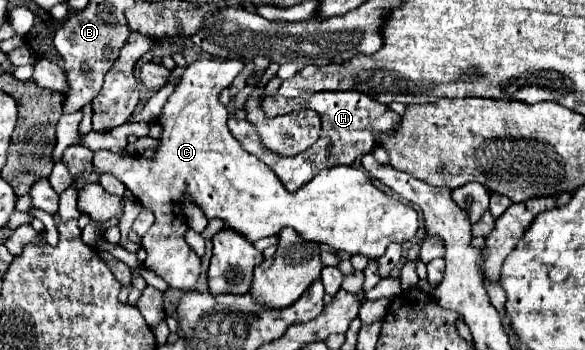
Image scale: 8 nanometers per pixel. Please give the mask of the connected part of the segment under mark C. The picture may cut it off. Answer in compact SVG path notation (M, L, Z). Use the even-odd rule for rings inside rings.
M198 60L190 64L182 72L178 86L168 96L162 108L162 114L158 118L158 124L162 126L162 136L158 138L160 144L152 158L144 158L140 154L122 156L122 154L114 154L108 150L94 152L94 158L92 158L94 172L110 172L118 176L118 180L122 180L122 184L134 194L136 202L140 202L144 208L148 208L154 214L154 224L142 238L142 246L148 254L144 262L146 268L150 268L160 278L164 278L172 288L194 290L198 276L200 276L200 266L196 266L196 252L184 240L184 234L186 234L184 228L188 228L186 218L182 214L184 198L194 202L208 220L220 218L226 228L236 230L248 242L256 242L268 236L278 236L282 228L290 226L304 240L328 244L332 250L344 250L348 254L364 254L368 258L380 258L386 252L388 244L392 242L402 244L402 242L412 240L418 230L416 210L380 192L364 170L354 168L354 166L326 168L306 186L302 186L298 192L288 192L278 180L278 176L264 162L248 154L238 144L238 140L230 134L226 126L228 110L220 104L218 98L220 98L220 92L228 88L232 80L242 72L242 68L244 68L242 60Z

